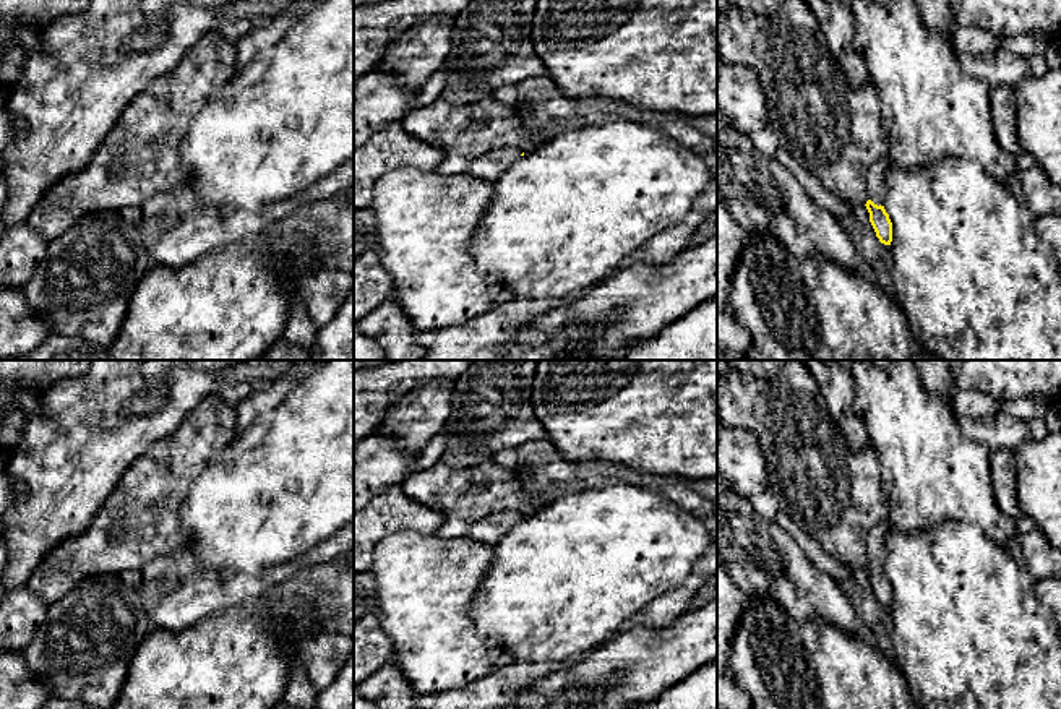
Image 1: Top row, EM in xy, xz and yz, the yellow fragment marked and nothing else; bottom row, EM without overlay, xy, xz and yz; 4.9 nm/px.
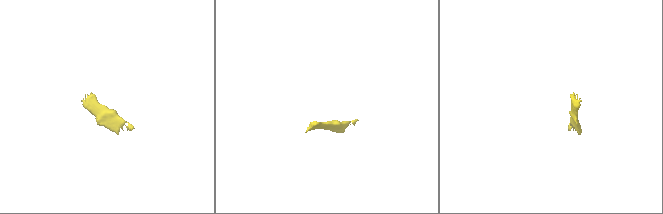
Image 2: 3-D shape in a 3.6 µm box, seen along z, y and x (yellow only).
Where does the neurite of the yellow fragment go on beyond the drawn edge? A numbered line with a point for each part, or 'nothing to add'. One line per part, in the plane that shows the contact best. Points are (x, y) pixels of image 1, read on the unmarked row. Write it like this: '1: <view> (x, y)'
1: yz (876, 549)

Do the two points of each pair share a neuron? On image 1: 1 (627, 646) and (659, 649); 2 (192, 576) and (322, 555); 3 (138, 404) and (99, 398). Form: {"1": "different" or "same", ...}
{"1": "same", "2": "same", "3": "different"}

